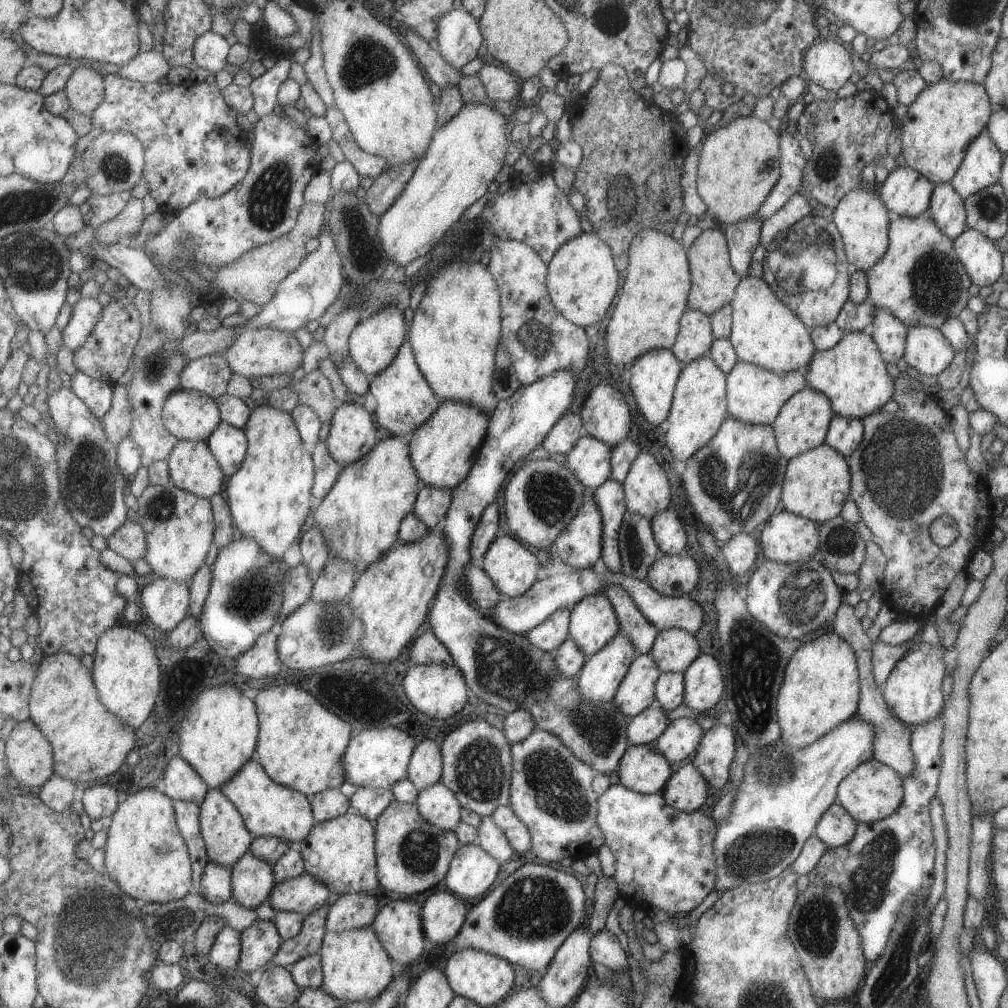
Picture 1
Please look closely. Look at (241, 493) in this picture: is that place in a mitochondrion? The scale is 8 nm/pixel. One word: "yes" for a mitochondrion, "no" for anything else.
no

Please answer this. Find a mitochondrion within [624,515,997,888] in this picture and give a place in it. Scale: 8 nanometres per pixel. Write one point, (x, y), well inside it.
(754, 662)

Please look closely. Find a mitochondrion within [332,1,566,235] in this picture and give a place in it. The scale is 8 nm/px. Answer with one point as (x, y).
(367, 60)

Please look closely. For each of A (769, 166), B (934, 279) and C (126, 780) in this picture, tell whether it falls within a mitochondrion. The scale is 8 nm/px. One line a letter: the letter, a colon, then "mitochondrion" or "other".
A: other
B: mitochondrion
C: other

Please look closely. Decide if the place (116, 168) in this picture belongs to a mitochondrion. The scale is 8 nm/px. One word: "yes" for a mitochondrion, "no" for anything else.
yes

